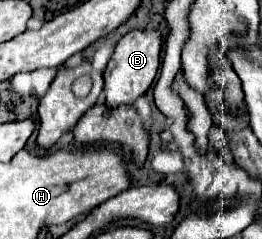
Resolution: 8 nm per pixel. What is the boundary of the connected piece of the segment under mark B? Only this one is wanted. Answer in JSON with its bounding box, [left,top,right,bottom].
[104,30,162,108]

